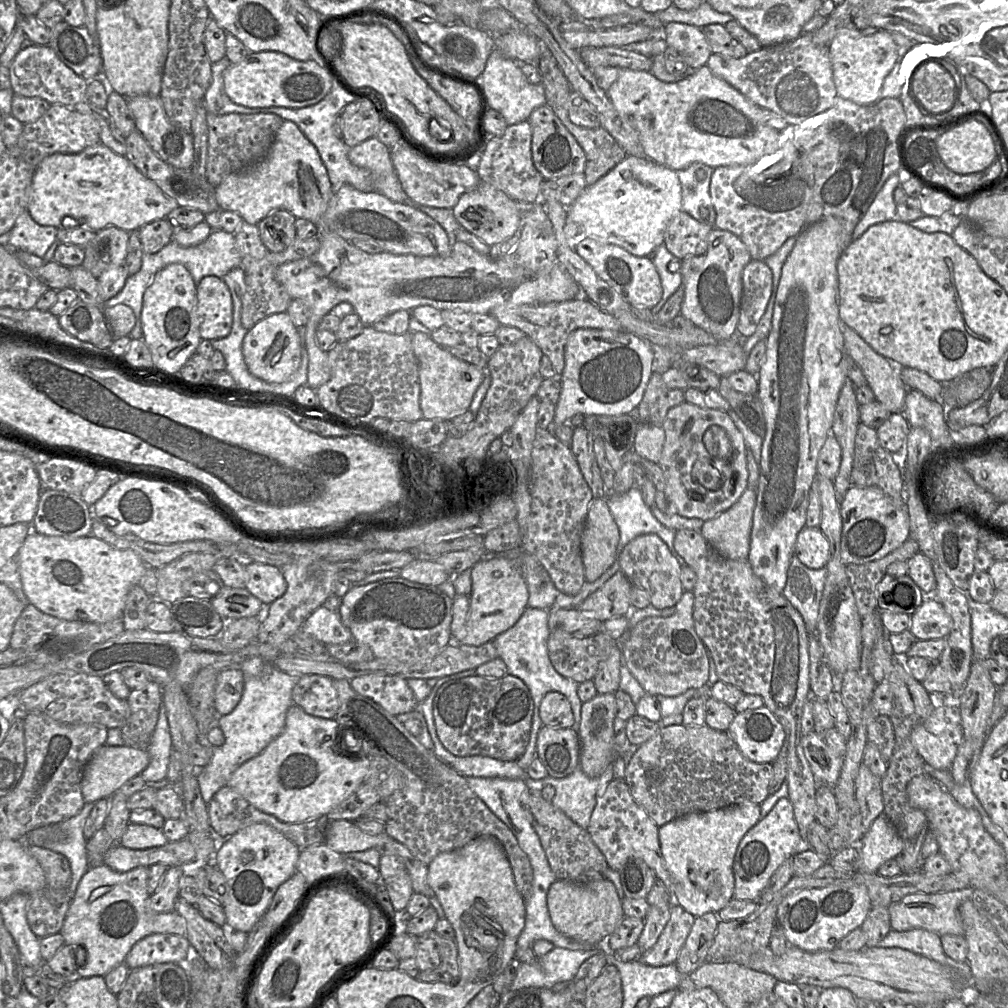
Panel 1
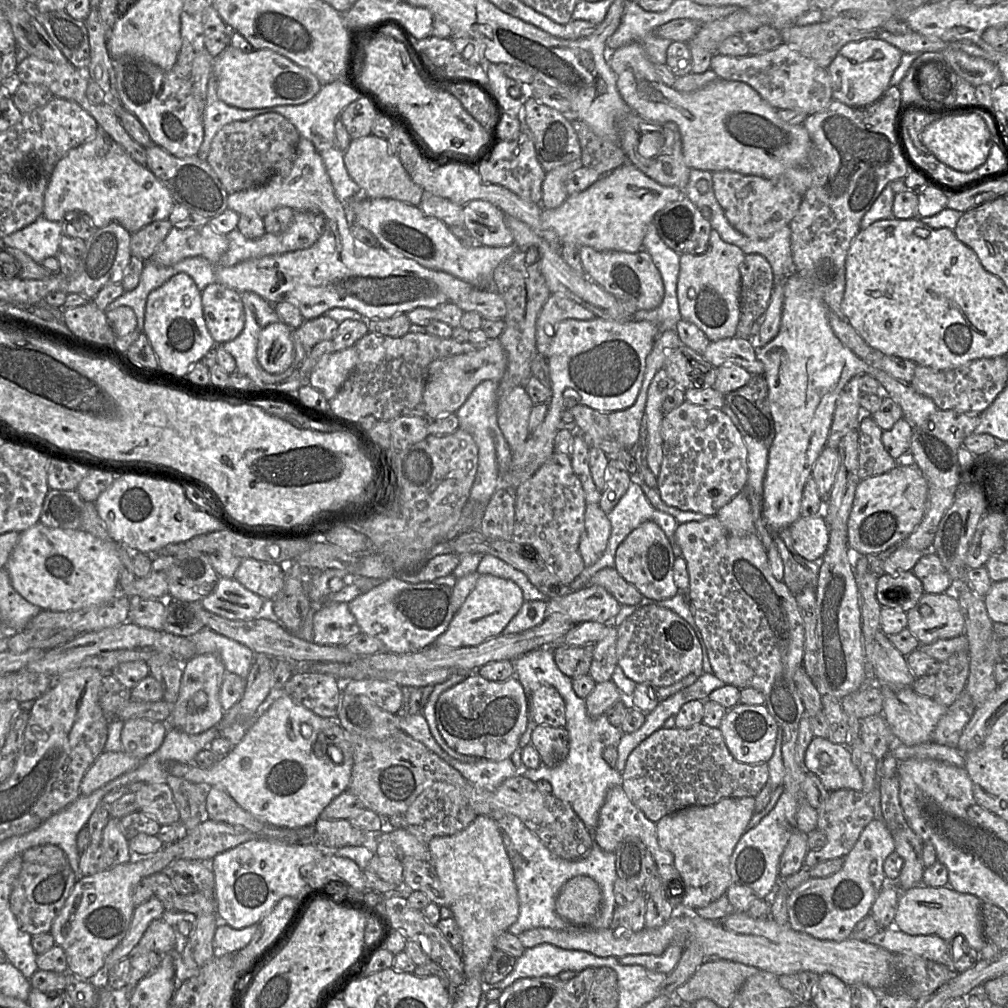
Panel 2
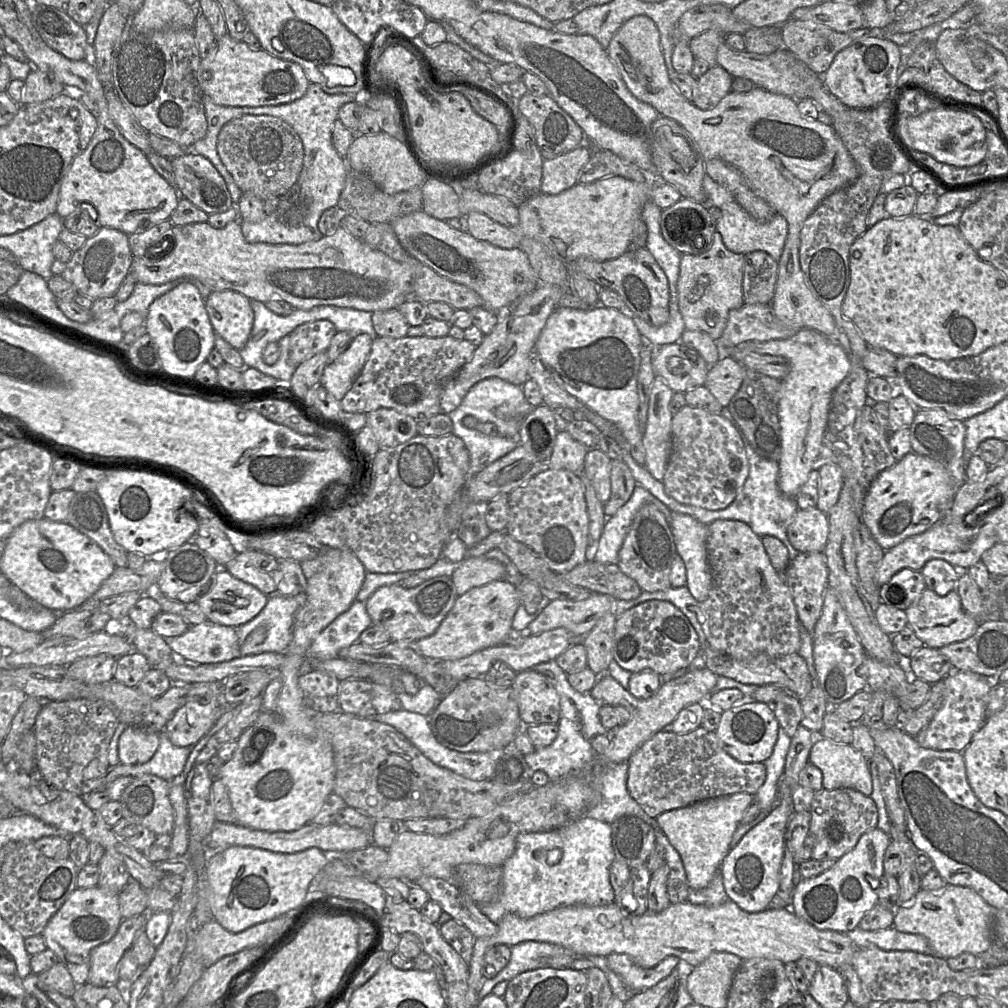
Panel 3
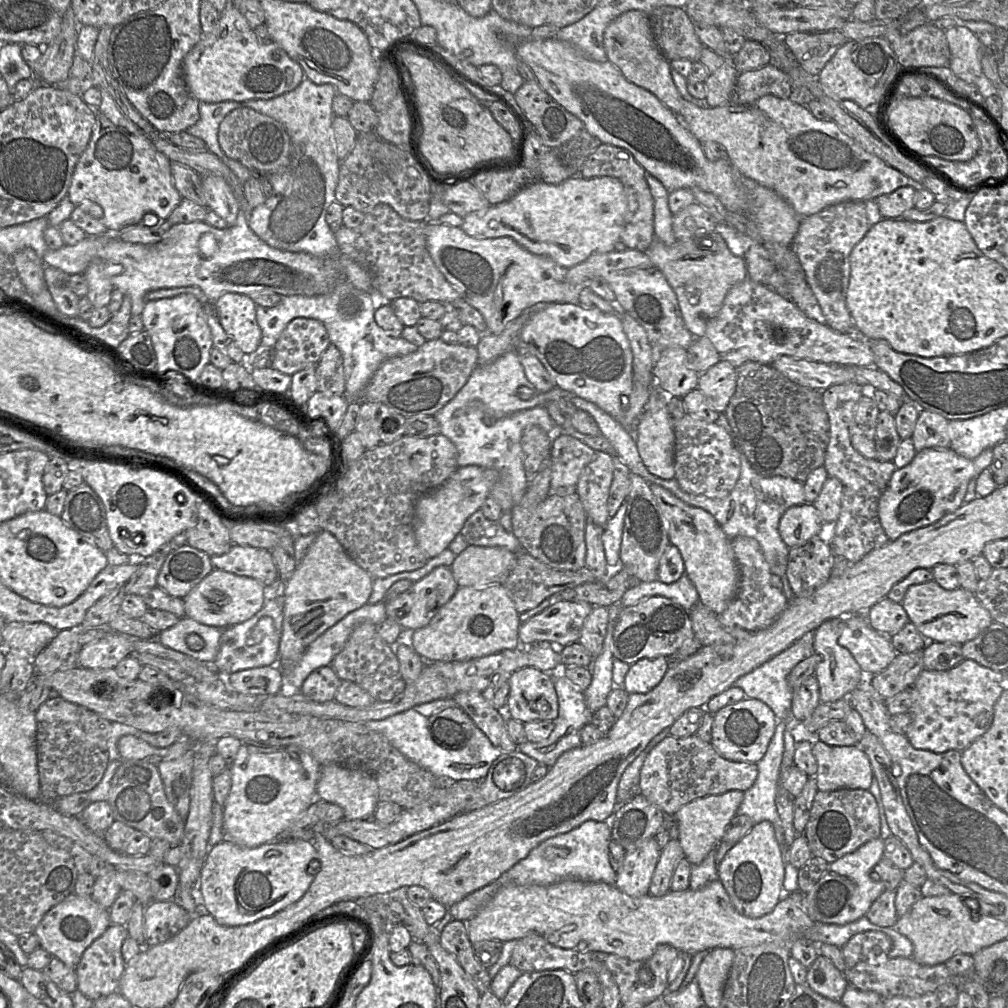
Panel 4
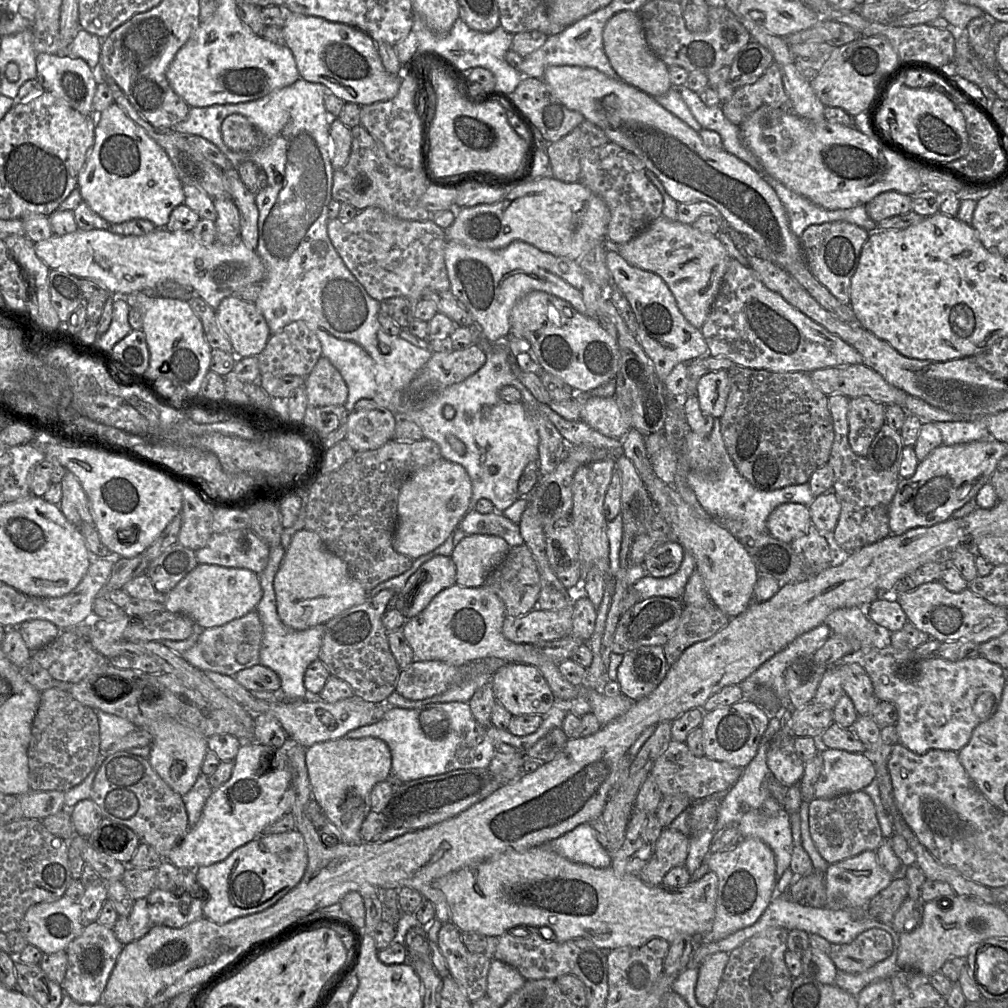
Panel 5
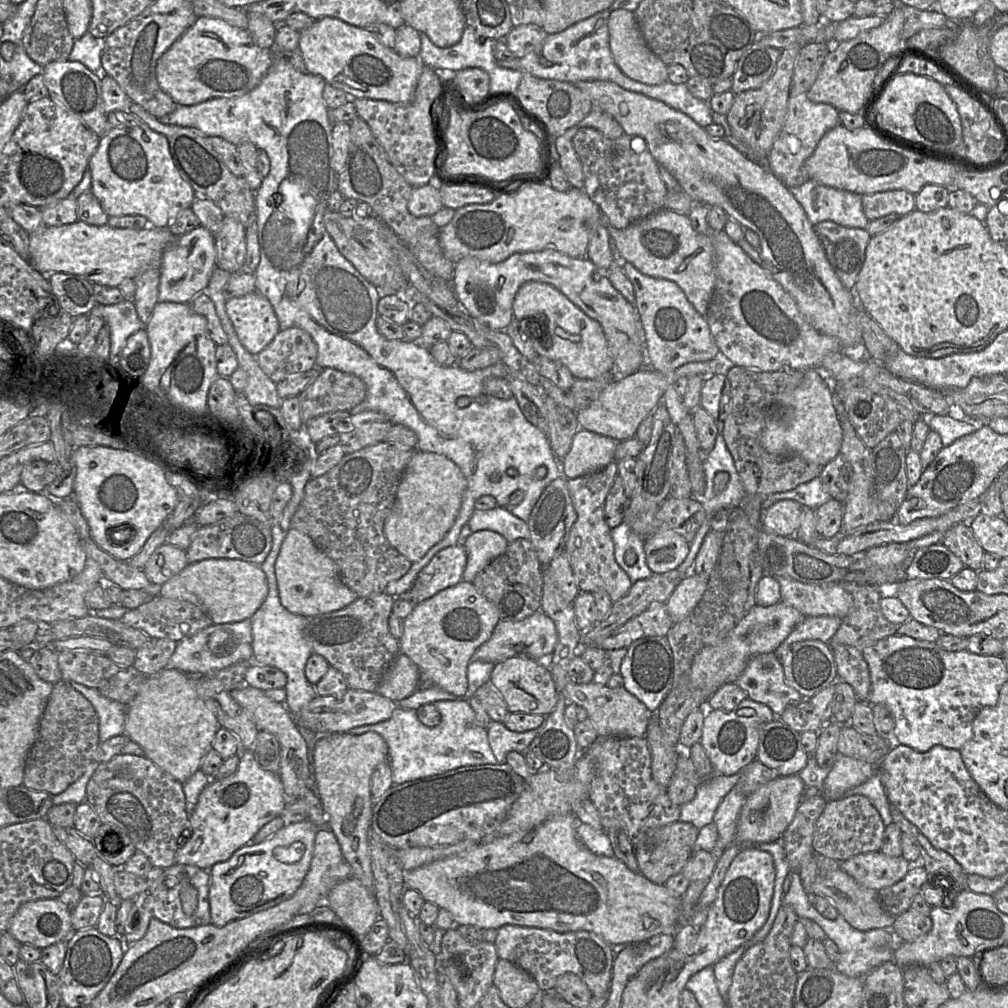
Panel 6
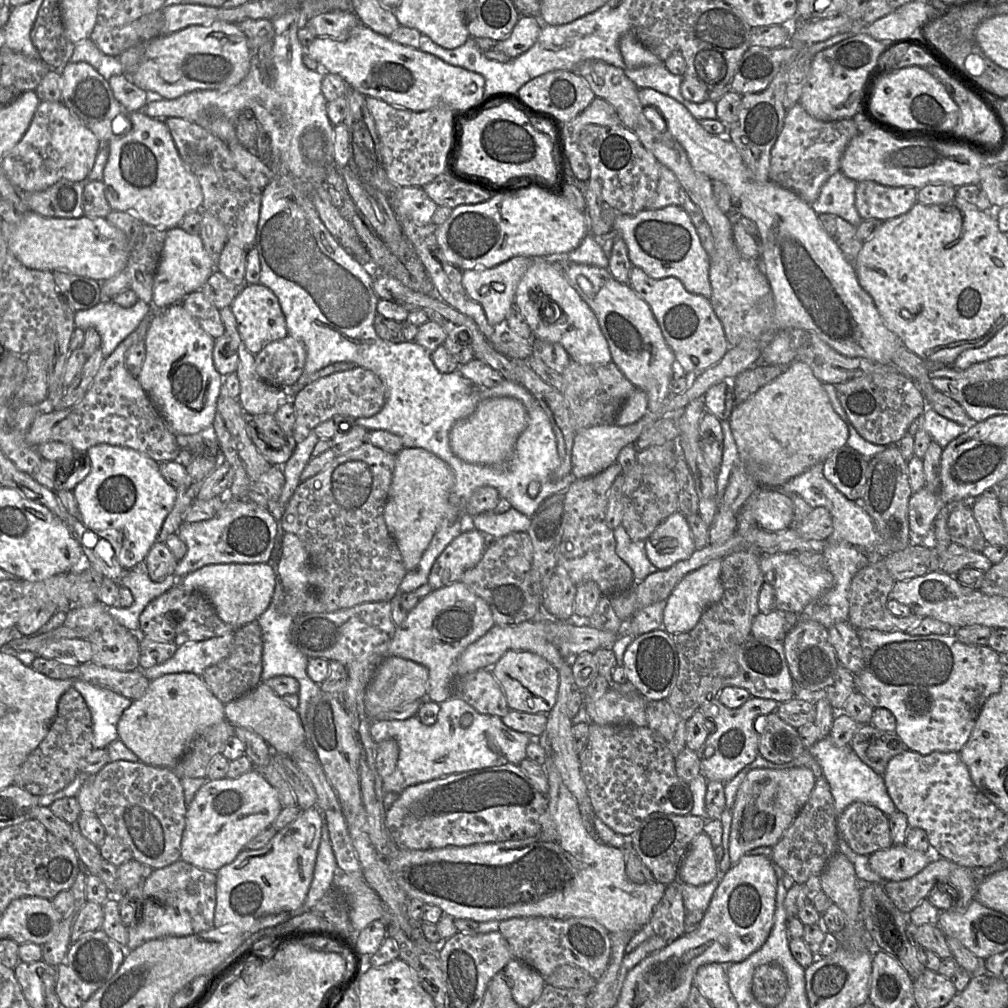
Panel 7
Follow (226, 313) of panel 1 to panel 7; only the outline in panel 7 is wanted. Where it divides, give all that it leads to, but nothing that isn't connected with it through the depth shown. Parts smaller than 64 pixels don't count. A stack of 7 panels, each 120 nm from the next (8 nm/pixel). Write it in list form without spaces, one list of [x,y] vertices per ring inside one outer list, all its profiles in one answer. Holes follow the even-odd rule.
[[[258,283],[244,285],[230,305],[241,339],[250,353],[256,355],[267,344],[288,335],[285,316],[276,295],[266,286]]]

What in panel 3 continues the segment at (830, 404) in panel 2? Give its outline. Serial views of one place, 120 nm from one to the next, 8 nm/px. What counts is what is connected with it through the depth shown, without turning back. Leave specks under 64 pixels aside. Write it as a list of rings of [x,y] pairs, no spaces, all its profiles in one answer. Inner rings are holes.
[[[802,328],[787,339],[745,341],[736,348],[758,354],[783,356],[789,361],[790,371],[781,381],[778,402],[782,443],[778,461],[778,487],[786,496],[796,498],[812,469],[819,464],[832,395],[848,375],[850,361],[840,344],[810,328]]]

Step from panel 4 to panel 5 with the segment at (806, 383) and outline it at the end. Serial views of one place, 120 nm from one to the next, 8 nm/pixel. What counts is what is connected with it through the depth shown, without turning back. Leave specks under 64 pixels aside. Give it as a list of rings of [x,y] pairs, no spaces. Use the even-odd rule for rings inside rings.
[[[865,364],[840,365],[809,373],[813,382],[827,396],[842,394],[849,398],[868,397],[877,403],[903,408],[907,393],[889,383]]]

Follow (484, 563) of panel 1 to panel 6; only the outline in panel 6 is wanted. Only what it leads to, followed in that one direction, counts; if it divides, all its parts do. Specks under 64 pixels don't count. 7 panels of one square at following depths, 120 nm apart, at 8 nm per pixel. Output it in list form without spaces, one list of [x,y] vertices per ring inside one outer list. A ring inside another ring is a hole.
[[[460,581],[415,605],[404,619],[403,635],[398,640],[400,653],[409,657],[419,668],[422,677],[430,680],[434,686],[463,697],[468,689],[468,664],[478,647],[491,637],[499,621],[500,616],[493,603],[479,593],[472,582]],[[593,681],[586,684],[568,682],[562,690],[567,702],[582,706],[593,722],[599,736],[645,737],[651,712],[636,696],[623,686],[610,688]]]

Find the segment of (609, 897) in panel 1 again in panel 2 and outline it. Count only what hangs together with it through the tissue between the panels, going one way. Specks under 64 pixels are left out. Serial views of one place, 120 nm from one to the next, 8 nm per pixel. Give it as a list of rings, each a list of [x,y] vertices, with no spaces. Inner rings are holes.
[[[576,876],[560,889],[555,909],[559,916],[576,926],[587,925],[600,909],[602,891],[588,876]]]

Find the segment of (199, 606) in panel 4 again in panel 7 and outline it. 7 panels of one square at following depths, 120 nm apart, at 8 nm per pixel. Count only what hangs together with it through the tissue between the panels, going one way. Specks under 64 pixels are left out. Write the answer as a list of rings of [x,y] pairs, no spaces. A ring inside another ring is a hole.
[[[269,563],[210,564],[177,579],[176,585],[188,592],[203,594],[213,605],[218,617],[238,629],[252,621],[268,608],[276,585],[276,575]]]

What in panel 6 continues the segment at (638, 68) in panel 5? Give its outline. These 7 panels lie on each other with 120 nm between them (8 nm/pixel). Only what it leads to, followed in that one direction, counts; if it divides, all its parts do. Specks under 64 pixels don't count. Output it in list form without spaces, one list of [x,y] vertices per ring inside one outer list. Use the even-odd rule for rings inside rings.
[[[626,9],[613,11],[608,19],[608,31],[611,53],[626,76],[648,85],[659,85],[668,80],[667,65],[647,45],[634,12]]]

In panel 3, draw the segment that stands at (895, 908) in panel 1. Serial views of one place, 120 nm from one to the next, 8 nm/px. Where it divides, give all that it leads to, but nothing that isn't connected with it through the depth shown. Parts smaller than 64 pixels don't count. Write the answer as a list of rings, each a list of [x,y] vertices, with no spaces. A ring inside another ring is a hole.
[[[949,884],[939,892],[920,889],[910,903],[897,906],[893,927],[903,933],[924,936],[931,954],[939,958],[948,959],[962,953],[980,957],[993,944],[995,911],[971,888]]]

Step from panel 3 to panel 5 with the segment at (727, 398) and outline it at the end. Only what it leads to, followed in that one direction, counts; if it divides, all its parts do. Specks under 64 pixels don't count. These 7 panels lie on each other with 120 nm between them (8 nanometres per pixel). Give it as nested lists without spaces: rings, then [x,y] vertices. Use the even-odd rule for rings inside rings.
[[[727,370],[709,371],[697,385],[697,397],[702,411],[714,419],[720,419],[725,411],[730,392]]]

